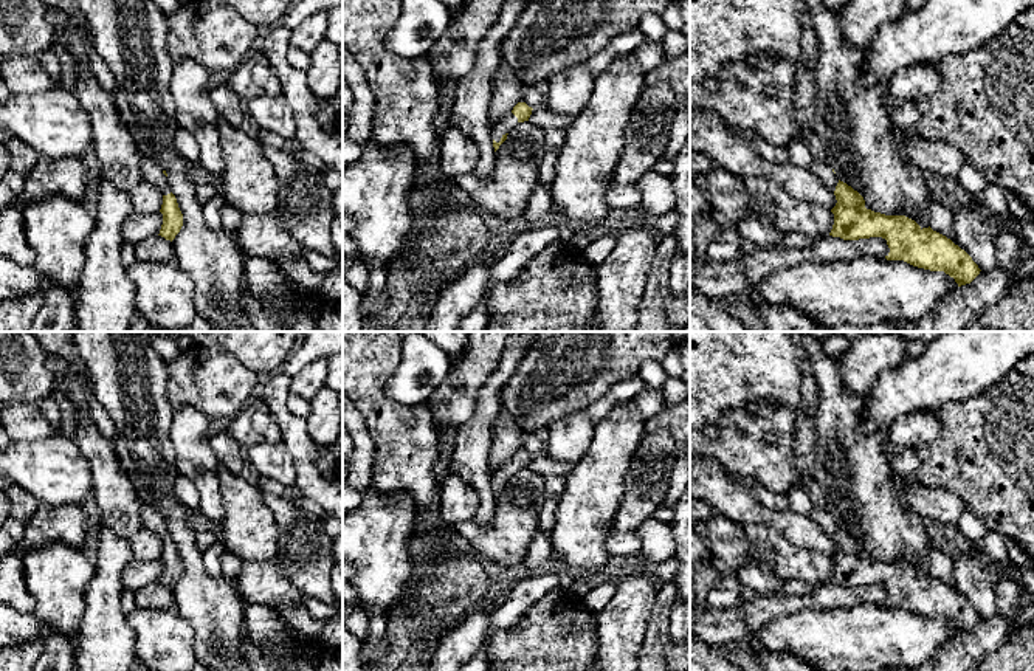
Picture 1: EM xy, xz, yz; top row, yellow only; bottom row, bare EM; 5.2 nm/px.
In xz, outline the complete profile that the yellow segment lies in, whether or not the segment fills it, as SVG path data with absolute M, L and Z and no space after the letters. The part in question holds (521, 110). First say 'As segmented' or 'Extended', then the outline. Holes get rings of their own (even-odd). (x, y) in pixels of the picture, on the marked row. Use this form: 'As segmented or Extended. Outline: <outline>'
Extended. Outline: M518 102L513 107L510 115L502 118L496 126L491 127L491 138L493 138L495 152L507 139L508 132L515 126L518 126L519 122L529 121L532 110L533 108L529 107L526 102Z

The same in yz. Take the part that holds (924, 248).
Extended. Outline: M812 160L809 170L836 195L834 225L829 232L843 240L882 237L890 253L887 260L904 260L913 267L944 271L958 287L970 284L980 268L972 257L946 236L921 228L905 215L885 215L865 208L863 197L840 181L826 160Z

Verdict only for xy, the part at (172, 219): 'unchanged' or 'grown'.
grown

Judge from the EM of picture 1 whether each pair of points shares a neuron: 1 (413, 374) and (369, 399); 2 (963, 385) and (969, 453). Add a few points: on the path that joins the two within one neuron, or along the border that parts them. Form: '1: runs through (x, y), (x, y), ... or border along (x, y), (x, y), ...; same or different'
1: border along (400, 355), (386, 395), (419, 405); different
2: border along (997, 381), (974, 395), (944, 402), (935, 411); different

